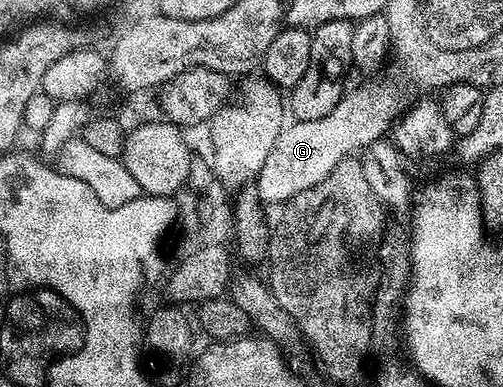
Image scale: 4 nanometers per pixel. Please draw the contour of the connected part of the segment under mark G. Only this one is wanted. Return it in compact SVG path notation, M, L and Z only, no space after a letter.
M362 85L359 89L343 92L340 103L324 115L324 119L294 121L283 128L268 159L256 178L259 202L284 201L290 193L318 185L345 157L355 156L375 141L387 136L403 112L404 104L390 85Z

